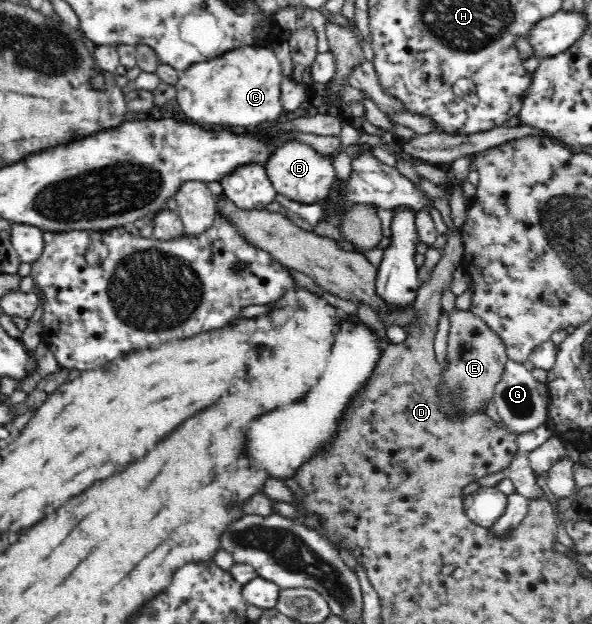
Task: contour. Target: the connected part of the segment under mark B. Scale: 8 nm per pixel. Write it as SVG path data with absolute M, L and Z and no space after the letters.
M292 140L292 143L282 145L282 149L274 152L274 157L270 157L266 171L268 177L272 179L273 187L278 194L282 194L292 201L299 203L317 203L322 199L327 199L334 189L334 179L337 178L336 169L330 156L318 153L313 147Z

